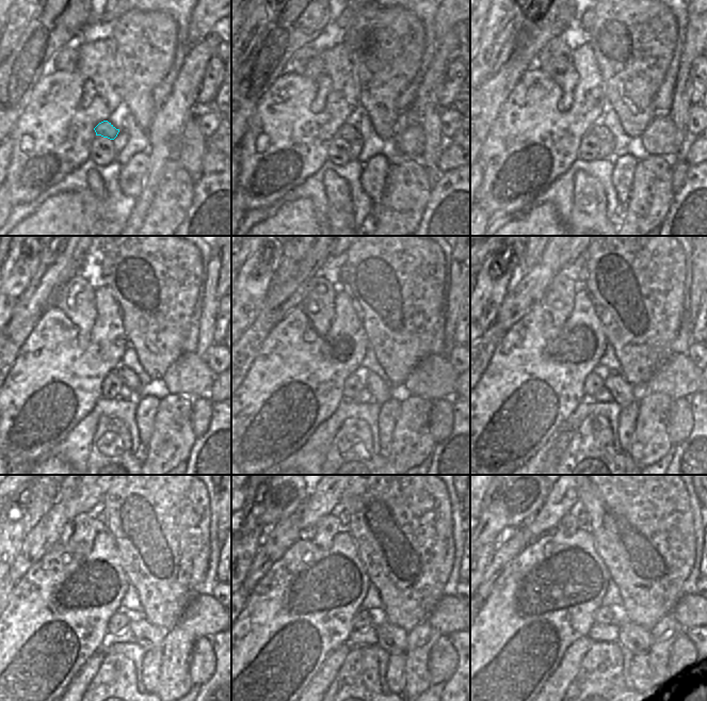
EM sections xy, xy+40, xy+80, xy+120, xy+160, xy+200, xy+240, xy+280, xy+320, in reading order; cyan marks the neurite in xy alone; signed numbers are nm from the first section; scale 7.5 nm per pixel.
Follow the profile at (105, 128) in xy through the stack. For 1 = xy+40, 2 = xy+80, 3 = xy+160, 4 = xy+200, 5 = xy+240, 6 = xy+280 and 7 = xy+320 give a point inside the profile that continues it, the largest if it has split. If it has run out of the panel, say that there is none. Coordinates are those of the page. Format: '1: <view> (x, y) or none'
1: xy+40 (347, 131)
2: xy+80 (604, 134)
3: xy+160 (380, 389)
4: xy+200 (622, 392)
5: xy+240 (148, 636)
6: xy+280 (392, 639)
7: xy+320 (635, 639)

